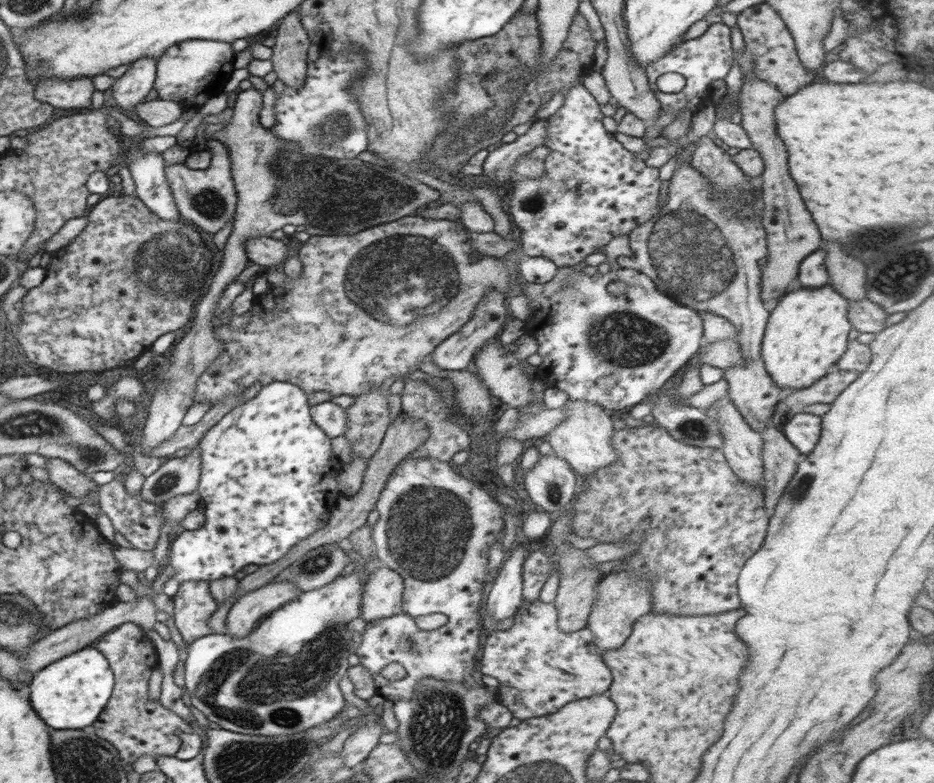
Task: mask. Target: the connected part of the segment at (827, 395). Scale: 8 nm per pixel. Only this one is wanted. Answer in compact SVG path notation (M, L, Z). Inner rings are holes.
M832 370L828 372L826 376L820 378L812 386L808 388L798 389L795 393L792 393L786 397L783 402L784 406L788 408L791 406L792 414L798 414L803 412L803 408L809 404L832 404L836 400L836 397L851 383L856 380L859 375L857 372L850 372L848 370Z

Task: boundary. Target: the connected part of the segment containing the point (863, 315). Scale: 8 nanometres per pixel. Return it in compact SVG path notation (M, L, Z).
M870 299L849 300L848 320L860 333L879 333L885 329L887 312Z

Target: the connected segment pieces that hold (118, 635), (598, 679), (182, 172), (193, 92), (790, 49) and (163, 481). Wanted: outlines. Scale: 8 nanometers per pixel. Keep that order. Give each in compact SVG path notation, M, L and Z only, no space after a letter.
M124 623L114 630L106 633L95 647L107 658L113 675L115 685L110 701L100 713L98 720L93 724L96 736L113 744L119 752L121 759L127 764L133 763L140 756L172 756L181 745L181 734L194 733L195 730L182 717L166 709L159 701L150 700L148 695L148 680L152 676L152 670L158 667L157 653L152 641L143 633L136 623Z
M539 599L534 602L523 600L518 610L513 615L514 624L507 631L494 630L489 637L483 639L484 652L478 667L482 674L498 679L502 686L514 686L520 688L520 692L530 694L530 698L506 698L516 702L503 702L510 706L508 710L522 721L529 718L543 717L555 713L564 705L575 700L585 699L598 694L605 694L612 684L610 669L604 664L601 653L597 650L595 636L587 627L576 632L562 632L558 626L558 611L554 603L543 603Z
M220 141L212 142L211 148L212 159L206 170L192 170L185 163L178 163L166 166L165 175L183 220L197 224L201 232L215 234L236 216L237 192L228 148Z
M194 39L179 42L168 47L157 60L157 74L154 90L158 92L158 99L172 100L184 109L199 108L222 92L226 80L236 69L230 43Z
M756 4L737 14L737 24L742 32L745 50L753 56L756 79L762 79L776 87L785 97L817 79L817 73L808 72L797 55L795 40L776 11L768 4Z
M202 439L184 458L164 459L160 469L145 478L141 499L158 505L166 503L174 496L196 492L202 472L200 444Z

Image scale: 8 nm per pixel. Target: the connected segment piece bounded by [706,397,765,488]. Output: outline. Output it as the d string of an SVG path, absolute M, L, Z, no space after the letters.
M729 397L719 398L708 410L706 410L708 417L714 417L720 423L720 433L722 433L722 448L720 451L724 454L729 467L737 474L738 478L748 486L763 486L765 484L763 479L764 467L762 462L762 448L764 443L757 432L754 432L736 408L736 405Z

